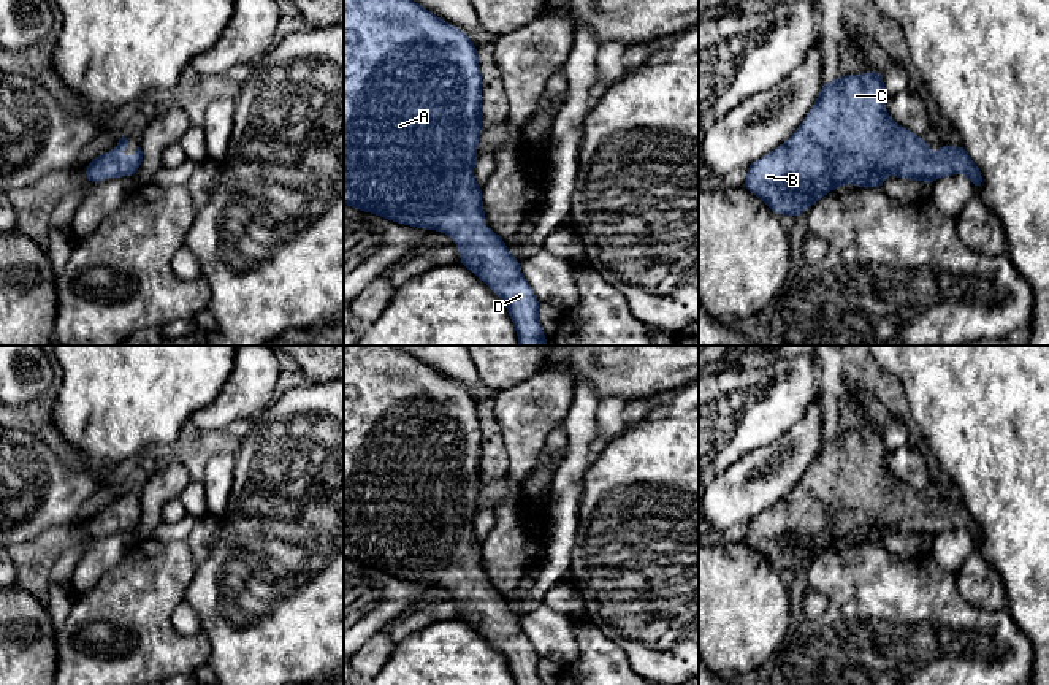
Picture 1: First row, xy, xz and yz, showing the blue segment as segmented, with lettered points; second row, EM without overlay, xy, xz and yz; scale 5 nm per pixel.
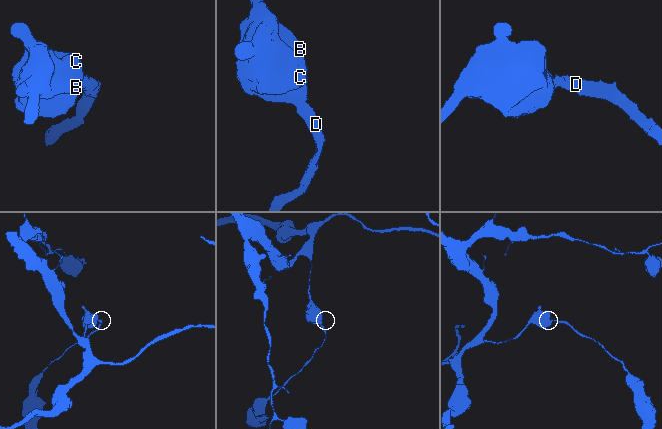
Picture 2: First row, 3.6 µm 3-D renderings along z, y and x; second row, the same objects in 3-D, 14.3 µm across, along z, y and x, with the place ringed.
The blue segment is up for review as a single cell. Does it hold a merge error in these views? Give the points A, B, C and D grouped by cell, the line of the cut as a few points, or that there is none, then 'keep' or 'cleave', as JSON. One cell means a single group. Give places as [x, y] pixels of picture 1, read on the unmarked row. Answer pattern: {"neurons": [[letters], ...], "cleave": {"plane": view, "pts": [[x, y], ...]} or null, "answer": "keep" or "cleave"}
{"neurons": [["A", "B", "C", "D"]], "cleave": null, "answer": "keep"}

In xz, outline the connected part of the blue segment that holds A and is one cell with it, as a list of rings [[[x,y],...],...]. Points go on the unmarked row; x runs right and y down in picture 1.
[[[344,346],[344,558],[364,568],[372,568],[398,579],[425,585],[439,585],[453,593],[460,604],[460,618],[469,623],[507,663],[515,685],[542,685],[539,679],[539,655],[524,636],[517,615],[491,582],[480,584],[485,576],[482,544],[474,534],[474,520],[479,512],[477,498],[482,487],[482,428],[475,400],[455,381],[434,371],[422,360],[396,349],[395,346]]]

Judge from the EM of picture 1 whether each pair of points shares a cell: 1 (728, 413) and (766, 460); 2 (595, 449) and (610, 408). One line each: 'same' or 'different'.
1: different
2: same

